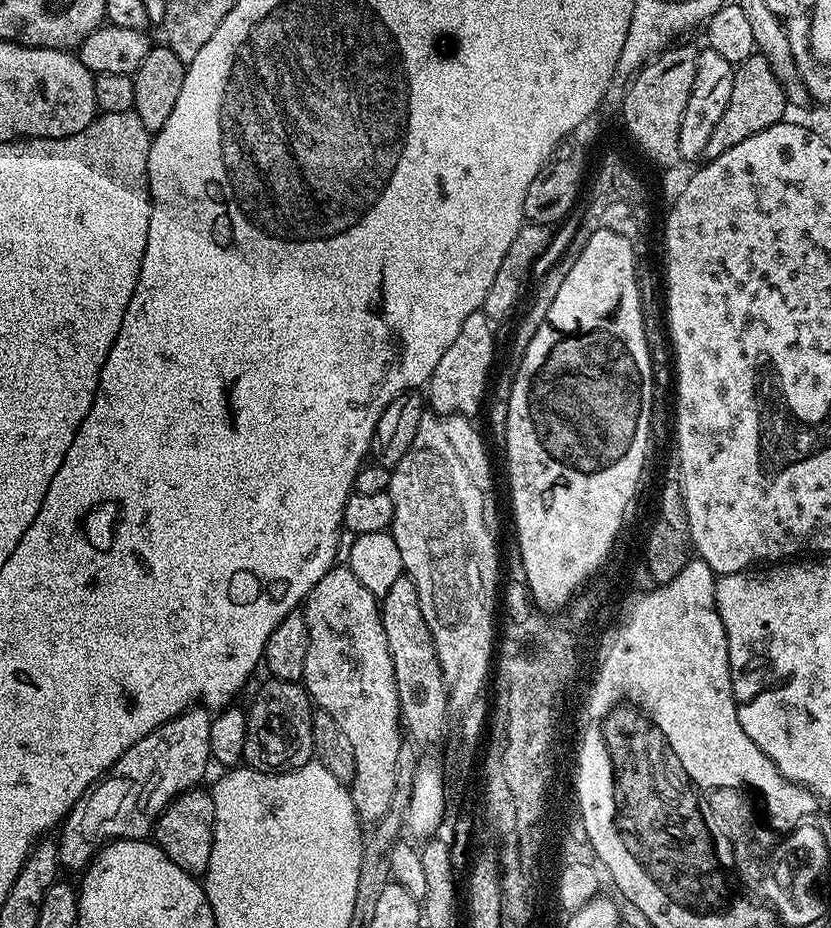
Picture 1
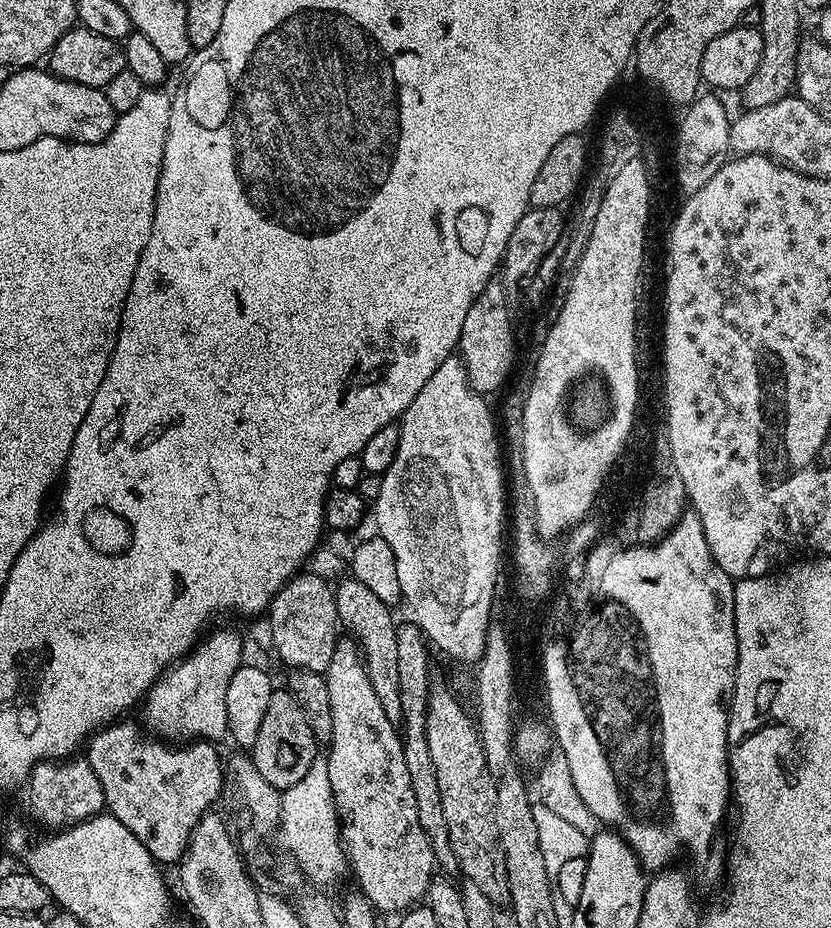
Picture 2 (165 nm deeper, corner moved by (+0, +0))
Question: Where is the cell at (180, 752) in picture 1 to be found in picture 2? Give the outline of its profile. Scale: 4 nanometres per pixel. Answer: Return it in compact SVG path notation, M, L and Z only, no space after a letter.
M240 632L205 635L202 643L183 660L173 664L148 691L147 731L165 742L220 742L220 739L225 739L229 735L227 687L242 665L244 646Z

